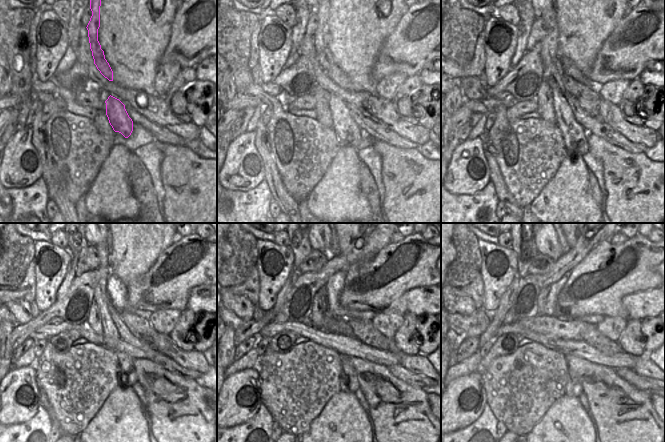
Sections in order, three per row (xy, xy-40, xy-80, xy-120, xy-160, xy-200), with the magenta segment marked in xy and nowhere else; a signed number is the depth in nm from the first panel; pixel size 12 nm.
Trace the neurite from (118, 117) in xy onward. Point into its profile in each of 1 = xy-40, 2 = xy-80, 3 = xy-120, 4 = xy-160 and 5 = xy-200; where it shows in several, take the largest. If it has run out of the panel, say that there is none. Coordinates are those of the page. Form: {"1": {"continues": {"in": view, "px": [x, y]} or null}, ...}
{"1": {"continues": {"in": "xy-40", "px": [348, 133]}}, "2": {"continues": {"in": "xy-80", "px": [574, 135]}}, "3": {"continues": {"in": "xy-120", "px": [101, 297]}}, "4": {"continues": {"in": "xy-160", "px": [348, 379]}}, "5": {"continues": {"in": "xy-200", "px": [573, 388]}}}

